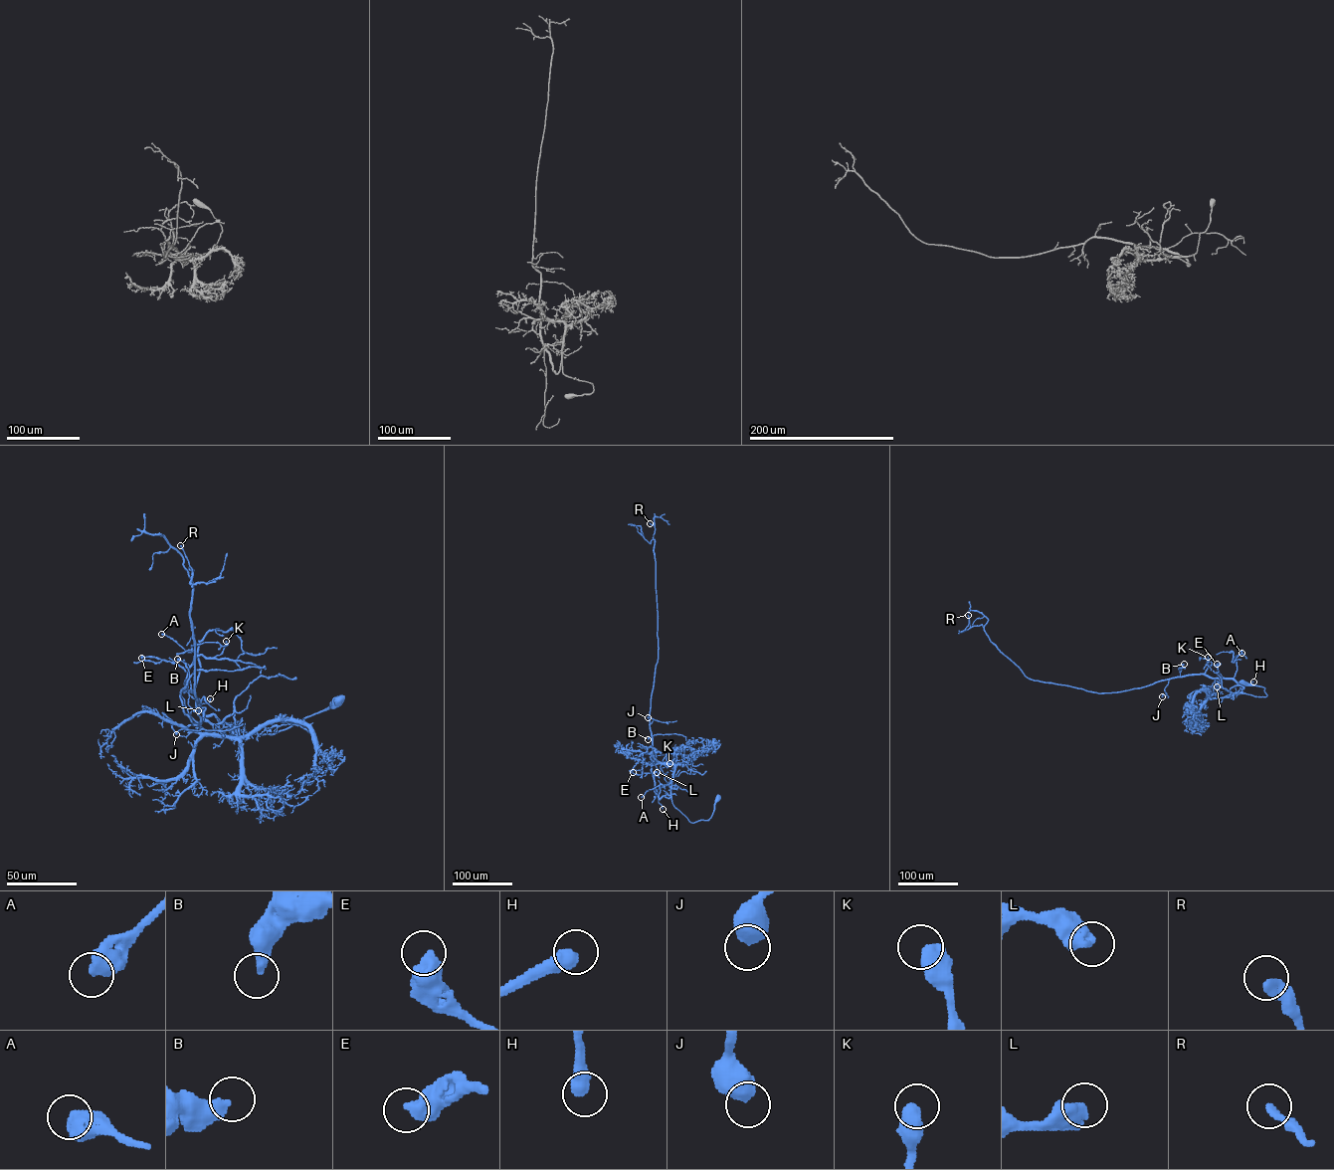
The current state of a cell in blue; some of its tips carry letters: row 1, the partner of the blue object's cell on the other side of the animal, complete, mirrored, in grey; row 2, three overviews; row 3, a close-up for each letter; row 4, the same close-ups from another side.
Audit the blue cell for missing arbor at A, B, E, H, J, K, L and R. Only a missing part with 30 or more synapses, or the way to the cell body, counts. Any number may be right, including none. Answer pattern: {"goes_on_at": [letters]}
{"goes_on_at": ["H"]}

